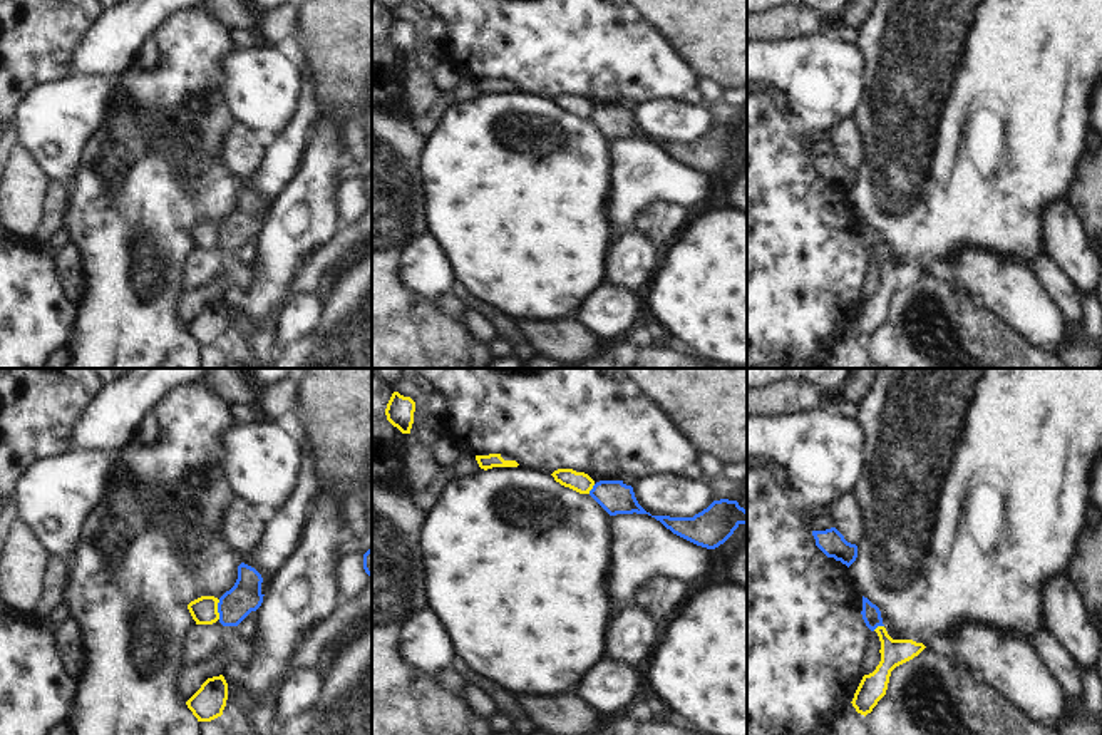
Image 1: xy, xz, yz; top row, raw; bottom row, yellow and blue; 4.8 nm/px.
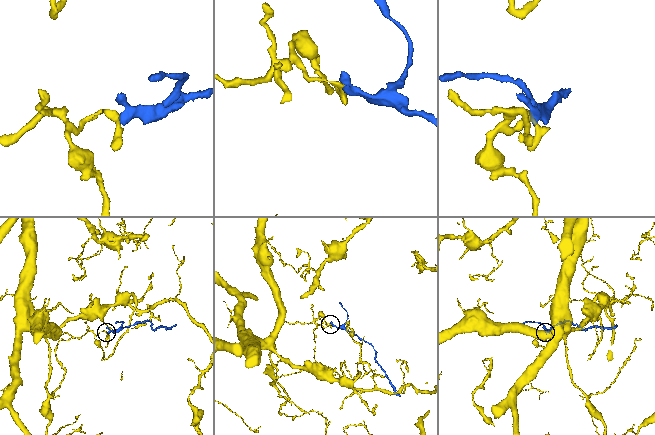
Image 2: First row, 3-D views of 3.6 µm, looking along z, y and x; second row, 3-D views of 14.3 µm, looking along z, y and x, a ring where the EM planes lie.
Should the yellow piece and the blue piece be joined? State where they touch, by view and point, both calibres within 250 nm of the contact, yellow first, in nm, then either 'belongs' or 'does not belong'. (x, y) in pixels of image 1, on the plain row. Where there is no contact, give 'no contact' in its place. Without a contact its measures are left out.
contact xy (216, 235); calibres 130 and 160 nm; does not belong

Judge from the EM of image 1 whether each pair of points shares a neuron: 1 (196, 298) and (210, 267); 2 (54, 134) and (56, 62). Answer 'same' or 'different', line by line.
1: different
2: different

